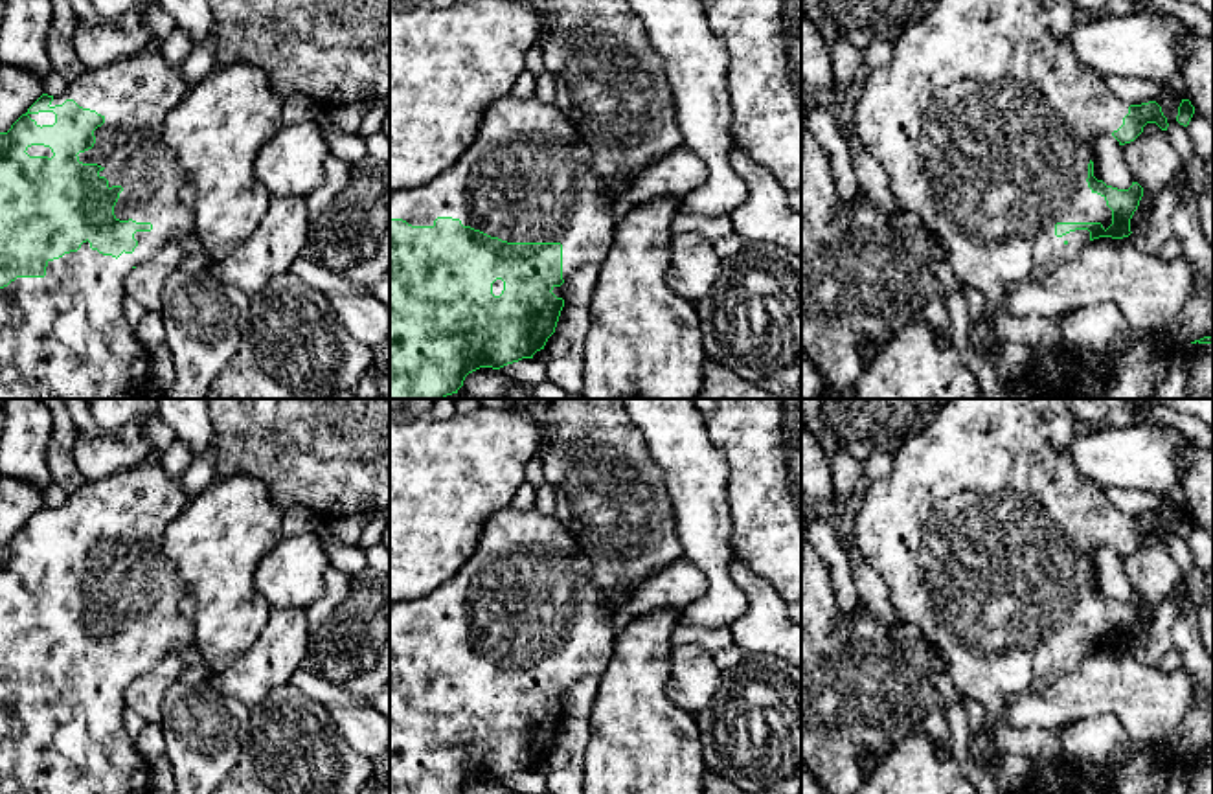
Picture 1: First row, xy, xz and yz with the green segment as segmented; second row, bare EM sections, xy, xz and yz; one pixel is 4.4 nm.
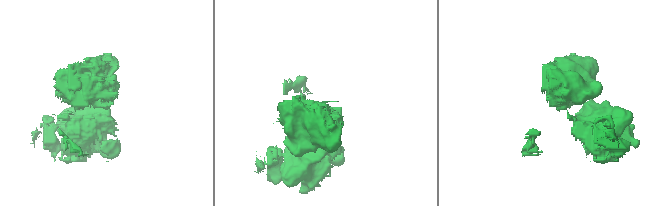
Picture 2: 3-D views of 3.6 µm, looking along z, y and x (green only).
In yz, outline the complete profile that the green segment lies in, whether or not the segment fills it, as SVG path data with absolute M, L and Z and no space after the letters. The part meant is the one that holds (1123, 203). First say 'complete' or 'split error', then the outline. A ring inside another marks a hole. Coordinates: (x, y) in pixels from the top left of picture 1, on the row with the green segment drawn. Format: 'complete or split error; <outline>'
split error; M939 0L937 6L915 22L893 42L893 57L882 68L867 70L867 77L855 108L855 134L860 143L880 162L888 175L890 189L897 204L912 211L937 239L947 252L947 263L952 267L961 285L970 285L983 294L985 311L980 322L970 323L969 342L972 349L985 355L1002 355L1003 340L998 338L989 320L994 314L1007 312L1007 289L1055 270L1059 265L1075 257L1090 241L1099 237L1128 237L1130 219L1139 206L1143 187L1132 182L1128 189L1106 186L1094 176L1095 140L1112 134L1119 145L1134 142L1147 123L1156 123L1167 130L1169 123L1156 101L1127 105L1103 81L1099 74L1081 64L1068 40L1075 22L1075 6L1070 0Z

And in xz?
split error; M507 94L491 103L472 145L441 175L417 189L390 191L390 399L445 399L458 393L469 373L500 369L544 349L564 307L568 278L584 265L601 265L614 241L614 202L605 200L606 180L592 169L592 151L572 119L555 105L537 97Z

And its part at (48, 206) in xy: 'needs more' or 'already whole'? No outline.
needs more

